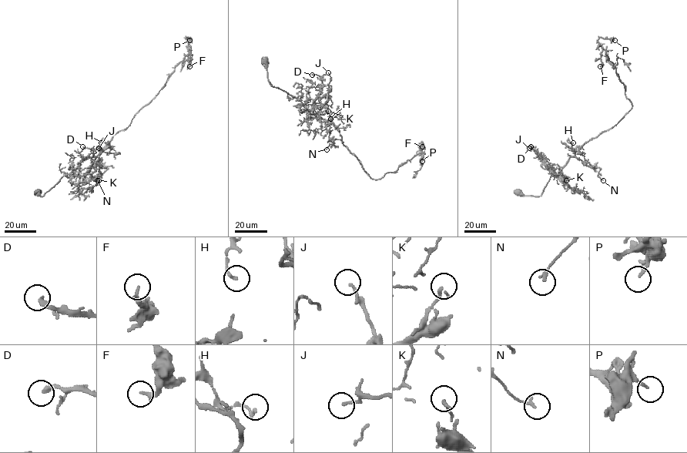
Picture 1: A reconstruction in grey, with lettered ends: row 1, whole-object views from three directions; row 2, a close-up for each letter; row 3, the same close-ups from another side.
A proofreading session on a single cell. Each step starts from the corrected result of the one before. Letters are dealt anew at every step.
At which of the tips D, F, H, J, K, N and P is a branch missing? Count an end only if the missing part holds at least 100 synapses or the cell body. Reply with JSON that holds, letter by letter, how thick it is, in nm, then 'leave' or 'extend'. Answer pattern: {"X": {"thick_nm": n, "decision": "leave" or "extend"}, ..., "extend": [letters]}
{"D": {"thick_nm": 240, "decision": "leave"}, "F": {"thick_nm": 190, "decision": "leave"}, "H": {"thick_nm": 160, "decision": "leave"}, "J": {"thick_nm": 120, "decision": "leave"}, "K": {"thick_nm": 180, "decision": "leave"}, "N": {"thick_nm": 170, "decision": "leave"}, "P": {"thick_nm": 140, "decision": "leave"}, "extend": []}

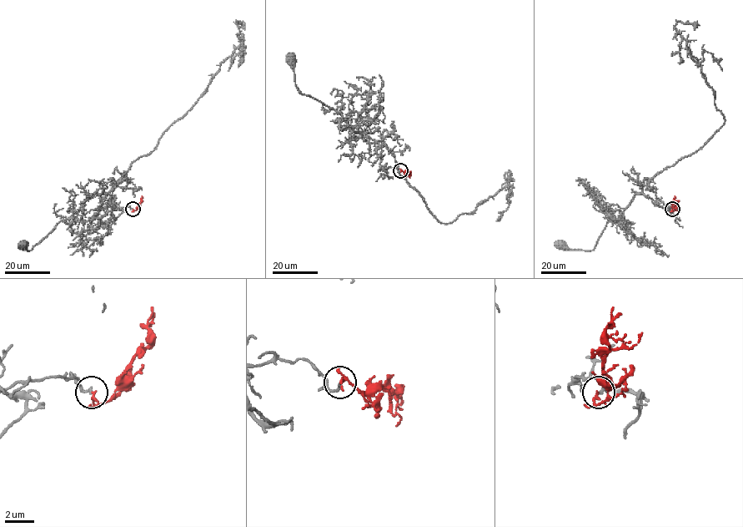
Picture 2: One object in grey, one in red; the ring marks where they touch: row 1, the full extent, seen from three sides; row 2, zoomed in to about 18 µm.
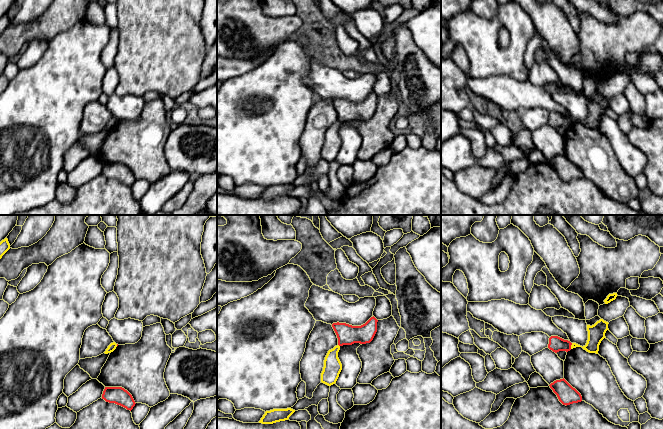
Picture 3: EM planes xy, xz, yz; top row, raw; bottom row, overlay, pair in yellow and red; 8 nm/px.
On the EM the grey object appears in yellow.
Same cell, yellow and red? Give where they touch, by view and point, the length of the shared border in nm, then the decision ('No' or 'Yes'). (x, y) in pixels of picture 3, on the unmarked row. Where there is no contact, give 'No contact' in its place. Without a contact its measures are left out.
Touches yellow at yz (571, 122). Shared border 50 nm. No

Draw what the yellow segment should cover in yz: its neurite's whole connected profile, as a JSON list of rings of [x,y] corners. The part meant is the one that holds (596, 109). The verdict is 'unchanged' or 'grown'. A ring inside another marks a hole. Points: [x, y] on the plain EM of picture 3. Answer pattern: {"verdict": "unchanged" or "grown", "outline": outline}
{"verdict": "unchanged", "outline": [[[600,95],[594,101],[587,101],[588,116],[585,122],[582,124],[589,129],[598,130],[599,121],[601,117],[606,114],[605,109],[608,105],[608,98]]]}

